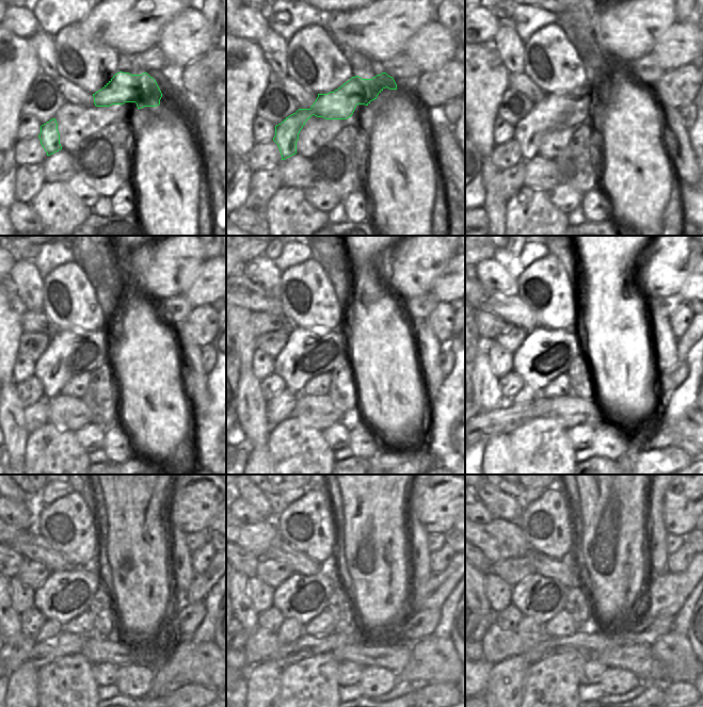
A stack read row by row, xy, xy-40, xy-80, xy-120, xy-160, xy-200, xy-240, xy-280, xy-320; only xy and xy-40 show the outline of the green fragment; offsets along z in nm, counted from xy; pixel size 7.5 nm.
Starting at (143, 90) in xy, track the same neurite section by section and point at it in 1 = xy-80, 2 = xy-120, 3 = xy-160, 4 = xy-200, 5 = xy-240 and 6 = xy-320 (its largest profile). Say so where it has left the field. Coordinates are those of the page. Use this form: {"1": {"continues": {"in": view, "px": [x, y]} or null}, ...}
{"1": {"continues": {"in": "xy-80", "px": [555, 112]}}, "2": {"continues": {"in": "xy-120", "px": [69, 353]}}, "3": {"continues": {"in": "xy-160", "px": [306, 354]}}, "4": {"continues": {"in": "xy-200", "px": [545, 353]}}, "5": {"continues": {"in": "xy-240", "px": [64, 595]}}, "6": {"continues": {"in": "xy-320", "px": [542, 598]}}}

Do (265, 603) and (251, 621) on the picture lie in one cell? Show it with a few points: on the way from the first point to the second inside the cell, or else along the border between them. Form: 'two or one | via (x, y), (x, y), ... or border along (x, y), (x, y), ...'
two | border along (248, 589), (251, 604), (258, 613)

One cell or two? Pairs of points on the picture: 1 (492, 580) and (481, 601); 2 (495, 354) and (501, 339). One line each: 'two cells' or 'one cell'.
1: two cells
2: two cells

